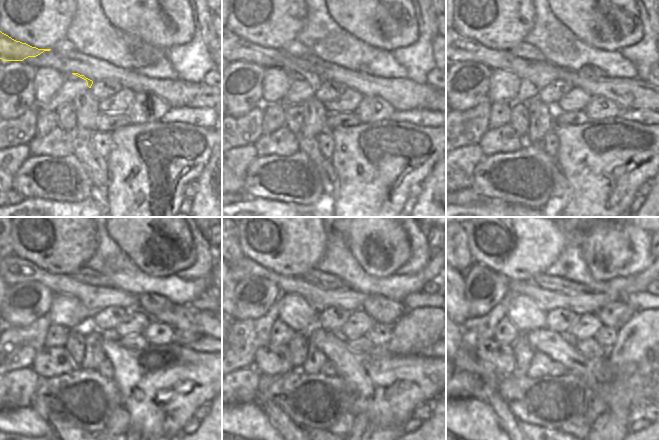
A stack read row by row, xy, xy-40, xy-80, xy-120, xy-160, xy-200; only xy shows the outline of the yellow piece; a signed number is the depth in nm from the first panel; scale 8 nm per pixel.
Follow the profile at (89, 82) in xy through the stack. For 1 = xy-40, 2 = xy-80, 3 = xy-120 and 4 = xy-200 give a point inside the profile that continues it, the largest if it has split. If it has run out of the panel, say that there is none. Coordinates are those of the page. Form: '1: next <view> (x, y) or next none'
1: next xy-40 (315, 81)
2: next xy-80 (541, 73)
3: next xy-120 (95, 299)
4: next xy-200 (582, 303)

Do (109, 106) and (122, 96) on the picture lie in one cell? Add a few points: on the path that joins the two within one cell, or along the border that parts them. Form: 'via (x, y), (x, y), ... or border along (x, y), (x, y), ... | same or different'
via (112, 104), (119, 99) | same

